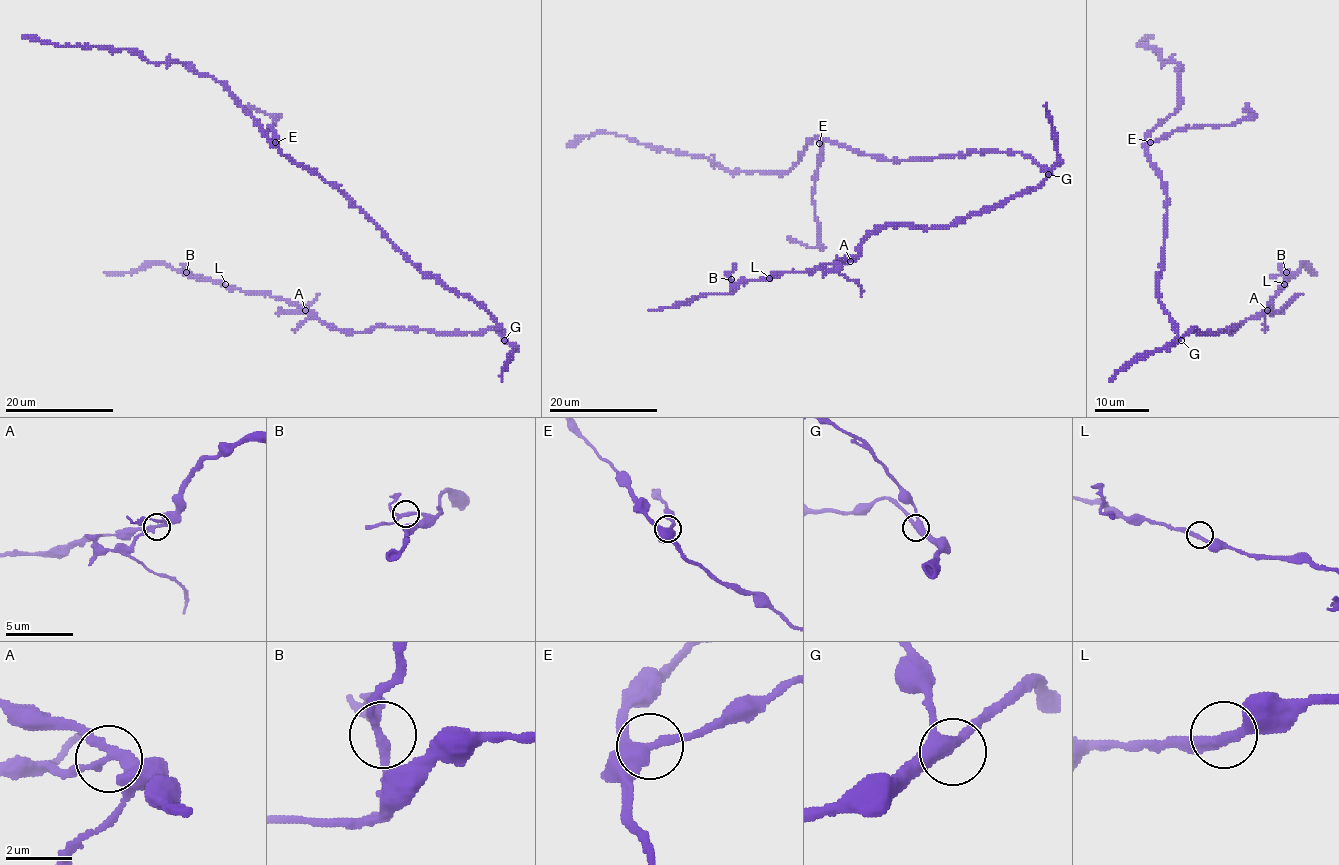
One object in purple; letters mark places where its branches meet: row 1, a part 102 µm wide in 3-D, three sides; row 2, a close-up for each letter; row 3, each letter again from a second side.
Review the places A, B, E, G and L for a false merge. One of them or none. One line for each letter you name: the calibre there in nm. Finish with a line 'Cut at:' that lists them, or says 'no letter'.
A: 260 nm thick
Cut at: A

